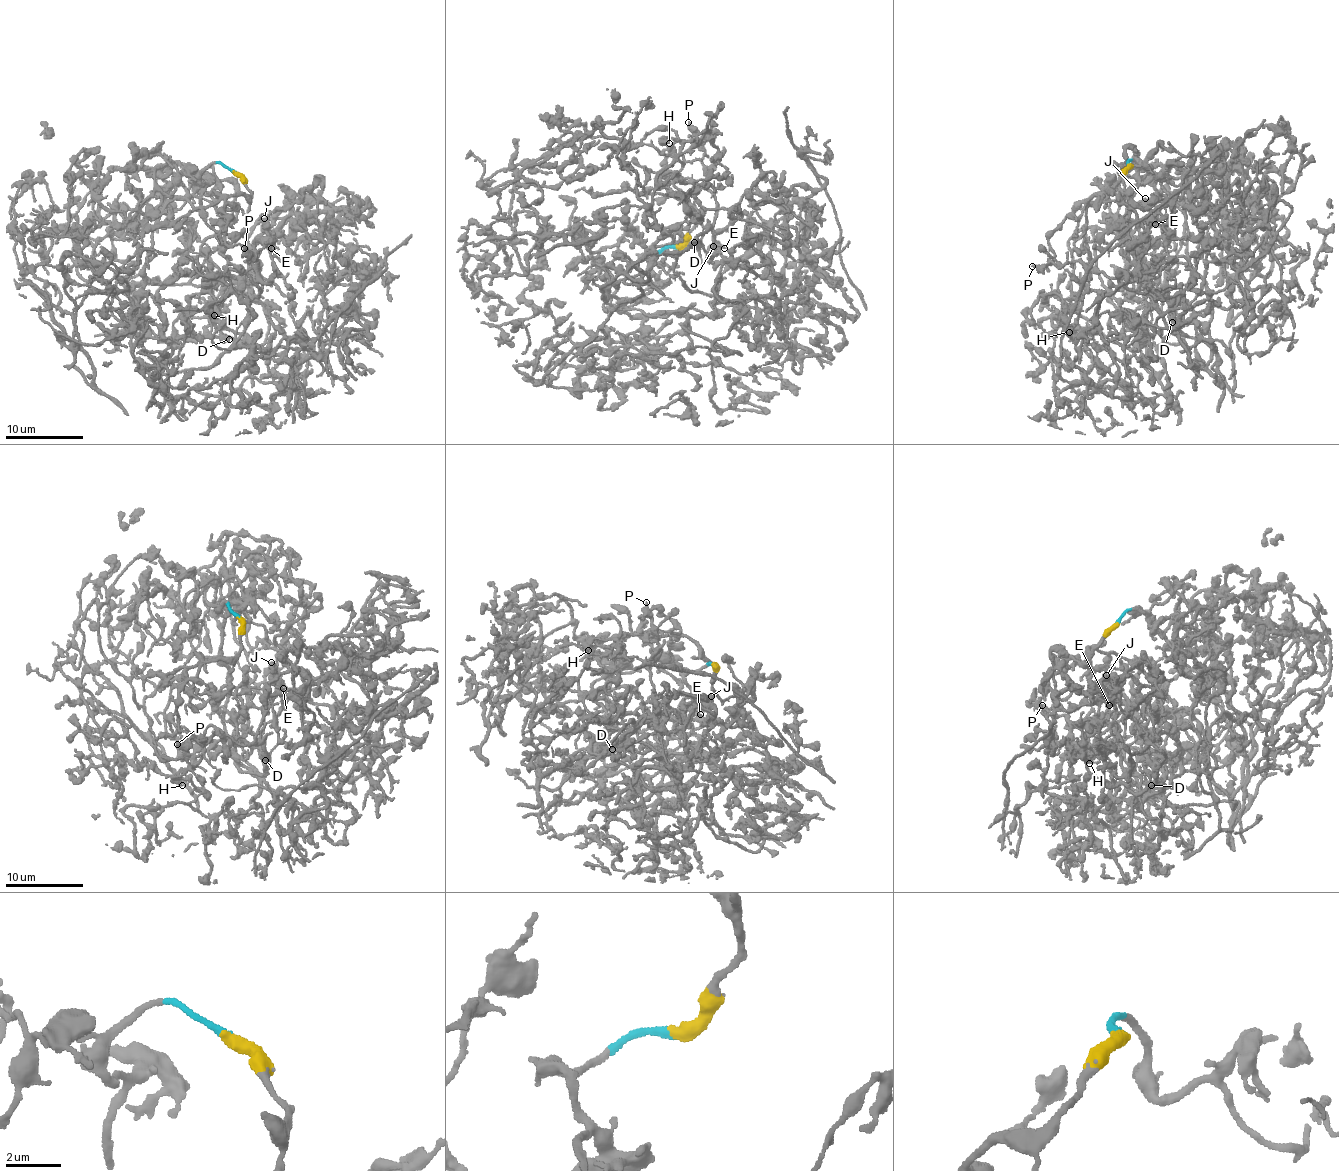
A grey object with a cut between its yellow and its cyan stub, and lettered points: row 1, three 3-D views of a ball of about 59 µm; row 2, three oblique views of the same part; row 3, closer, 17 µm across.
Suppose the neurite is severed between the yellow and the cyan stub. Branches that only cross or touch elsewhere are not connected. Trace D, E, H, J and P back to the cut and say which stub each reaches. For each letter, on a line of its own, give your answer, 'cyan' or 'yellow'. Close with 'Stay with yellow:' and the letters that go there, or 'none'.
D: cyan
E: cyan
H: cyan
J: cyan
P: yellow
Stay with yellow: P

